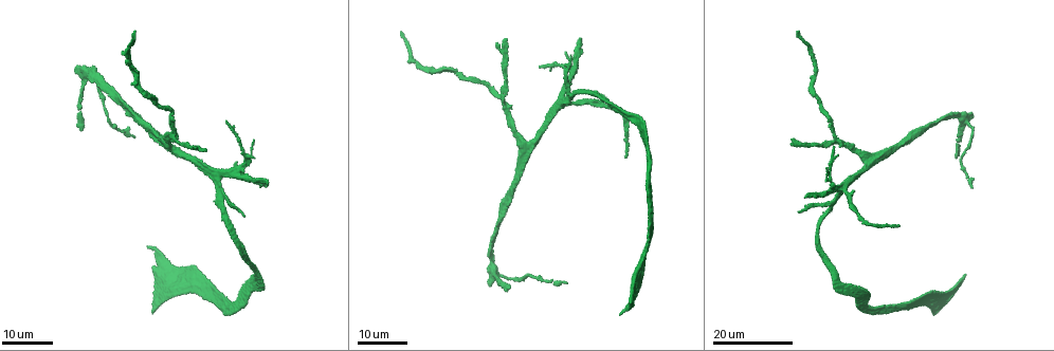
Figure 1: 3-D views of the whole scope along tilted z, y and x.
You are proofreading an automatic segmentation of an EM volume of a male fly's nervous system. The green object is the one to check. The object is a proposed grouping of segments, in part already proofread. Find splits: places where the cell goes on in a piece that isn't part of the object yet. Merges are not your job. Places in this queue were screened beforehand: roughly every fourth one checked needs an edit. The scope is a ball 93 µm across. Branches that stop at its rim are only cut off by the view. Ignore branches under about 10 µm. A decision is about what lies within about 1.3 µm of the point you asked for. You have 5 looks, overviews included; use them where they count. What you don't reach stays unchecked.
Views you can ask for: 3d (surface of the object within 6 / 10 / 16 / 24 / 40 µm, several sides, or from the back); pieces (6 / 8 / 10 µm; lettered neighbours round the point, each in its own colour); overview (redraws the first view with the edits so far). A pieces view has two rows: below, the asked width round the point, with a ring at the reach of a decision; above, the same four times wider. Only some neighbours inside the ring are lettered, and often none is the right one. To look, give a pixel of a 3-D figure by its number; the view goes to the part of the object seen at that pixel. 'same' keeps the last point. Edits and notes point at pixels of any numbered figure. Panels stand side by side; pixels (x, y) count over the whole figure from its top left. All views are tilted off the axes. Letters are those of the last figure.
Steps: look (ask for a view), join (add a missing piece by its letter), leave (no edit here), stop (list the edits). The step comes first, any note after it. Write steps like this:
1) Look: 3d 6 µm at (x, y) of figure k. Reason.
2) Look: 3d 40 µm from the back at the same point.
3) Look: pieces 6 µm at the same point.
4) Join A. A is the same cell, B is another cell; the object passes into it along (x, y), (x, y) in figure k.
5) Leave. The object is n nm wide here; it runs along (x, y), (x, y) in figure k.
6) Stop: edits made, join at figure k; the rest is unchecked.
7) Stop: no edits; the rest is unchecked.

Look: 3d 24 µm at (505, 37) of figure 1. Free end.

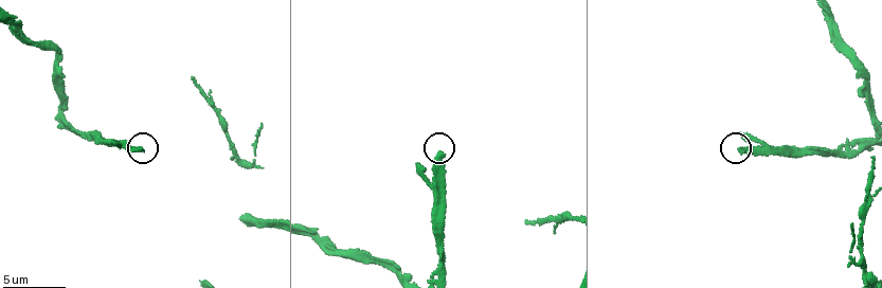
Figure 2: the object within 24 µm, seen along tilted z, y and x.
Look: pieces 8 µm at (142, 149) of figure 2.

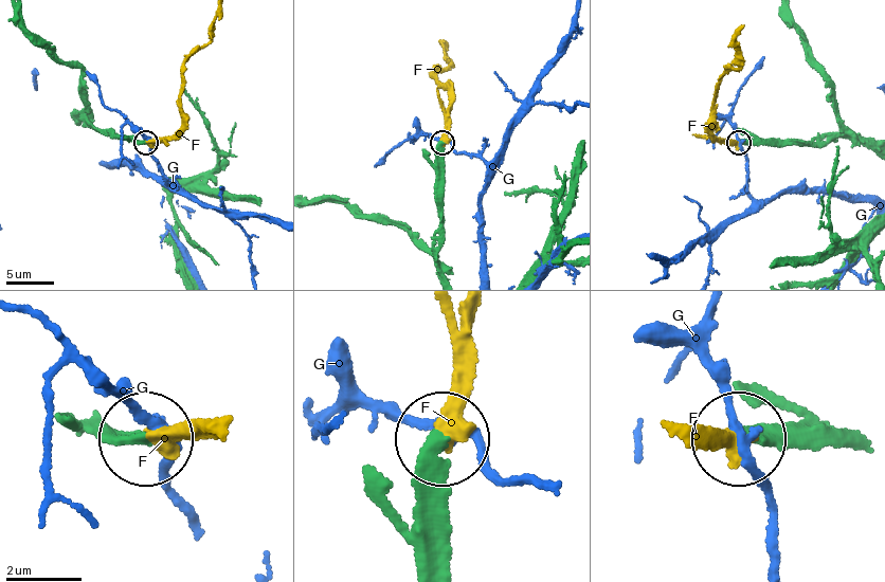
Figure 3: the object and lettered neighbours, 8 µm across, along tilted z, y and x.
Join F. F is the same cell, G is another cell; the cell continues.

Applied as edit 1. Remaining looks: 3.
Look: 3d 24 µm at (807, 197) of figure 1. Free end.

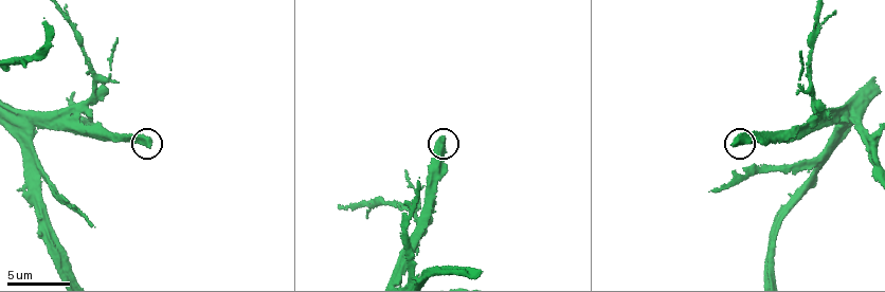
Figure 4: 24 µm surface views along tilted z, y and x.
Look: pieces 6 µm at (734, 146) of figure 4.

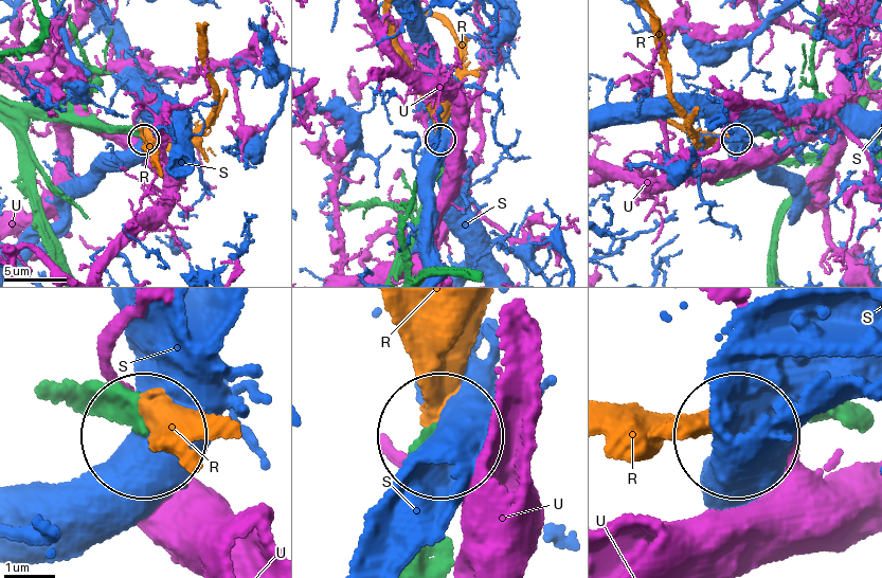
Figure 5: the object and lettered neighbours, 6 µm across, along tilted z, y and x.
Join R. The object is 350 nm wide here; R is the same cell, S and U are other cells; the object passes into it along (85, 414), (151, 404), (180, 433) in figure 5; it goes on there.

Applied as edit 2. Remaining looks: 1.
Stop: edits made, join at figure 3, join at figure 5; the rest is unchecked.

